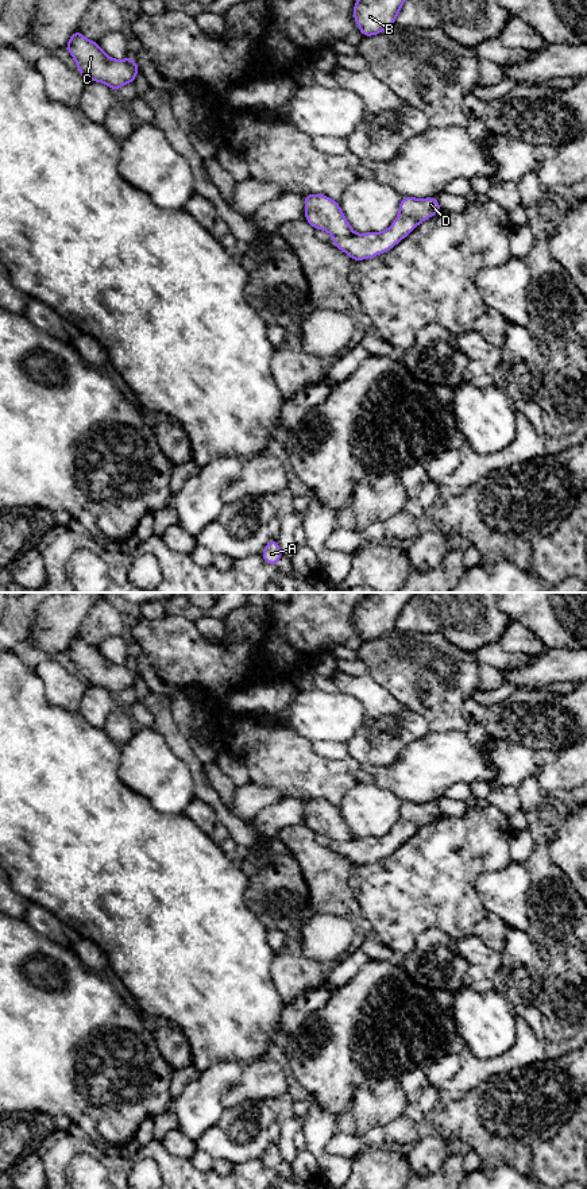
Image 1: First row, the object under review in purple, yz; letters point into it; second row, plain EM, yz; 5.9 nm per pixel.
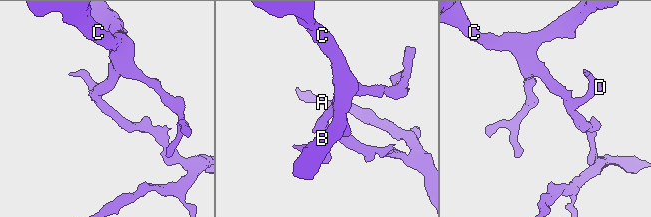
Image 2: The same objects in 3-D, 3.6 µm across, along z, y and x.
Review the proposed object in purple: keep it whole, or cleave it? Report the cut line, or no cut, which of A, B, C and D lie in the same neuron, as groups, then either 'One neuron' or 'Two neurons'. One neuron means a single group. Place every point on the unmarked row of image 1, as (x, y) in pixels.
Split along yz (354, 838), (335, 841). Groups: A D / B C. Two neurons

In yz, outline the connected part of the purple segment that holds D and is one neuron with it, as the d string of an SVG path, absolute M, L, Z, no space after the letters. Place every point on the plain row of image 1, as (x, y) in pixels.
M401 802L399 818L383 837L368 837L350 842L333 842L333 852L348 858L351 865L374 862L391 854L406 842L421 826L437 819L441 811L437 802Z

